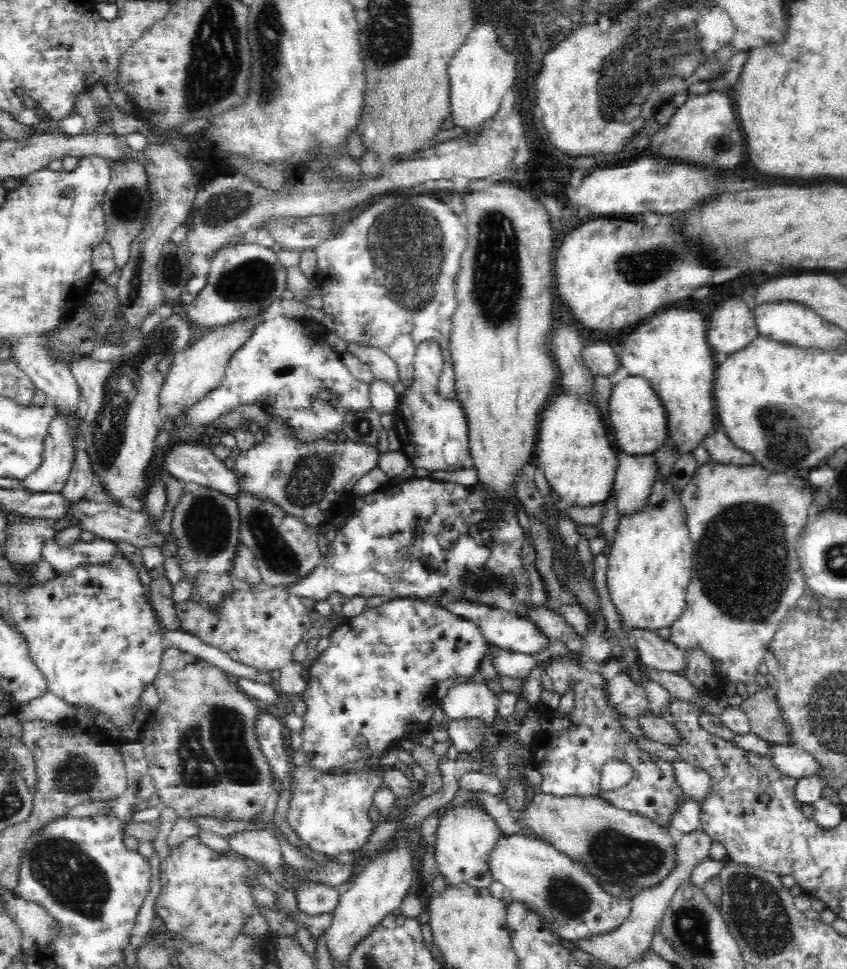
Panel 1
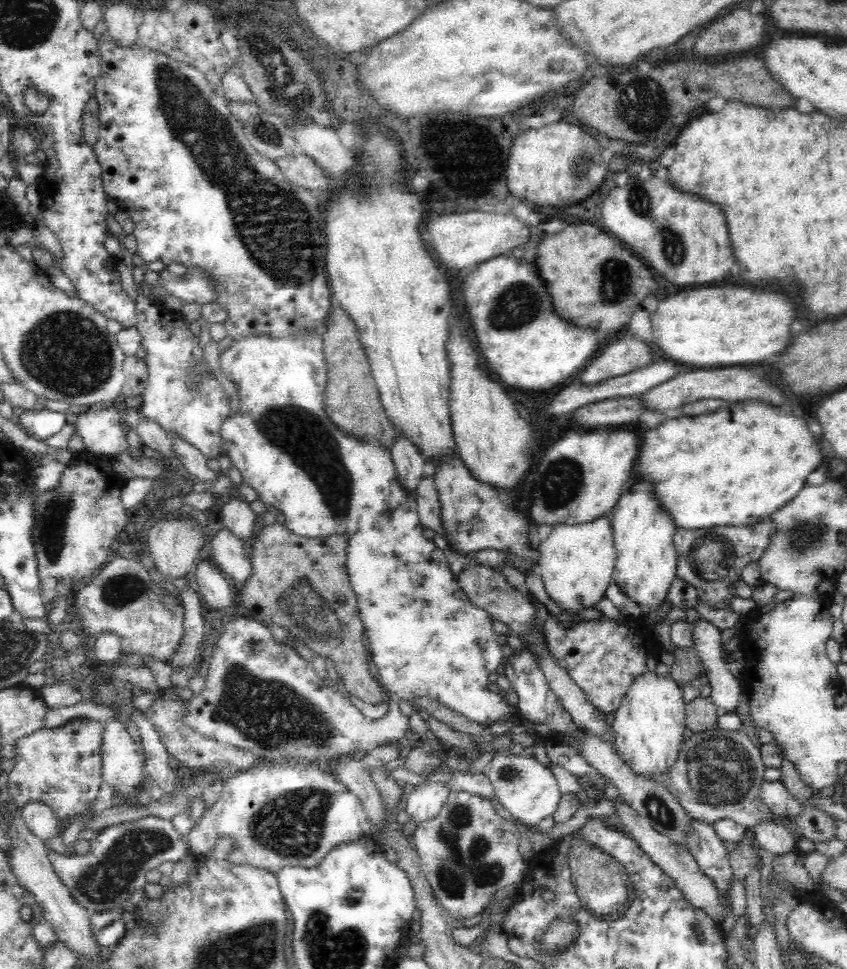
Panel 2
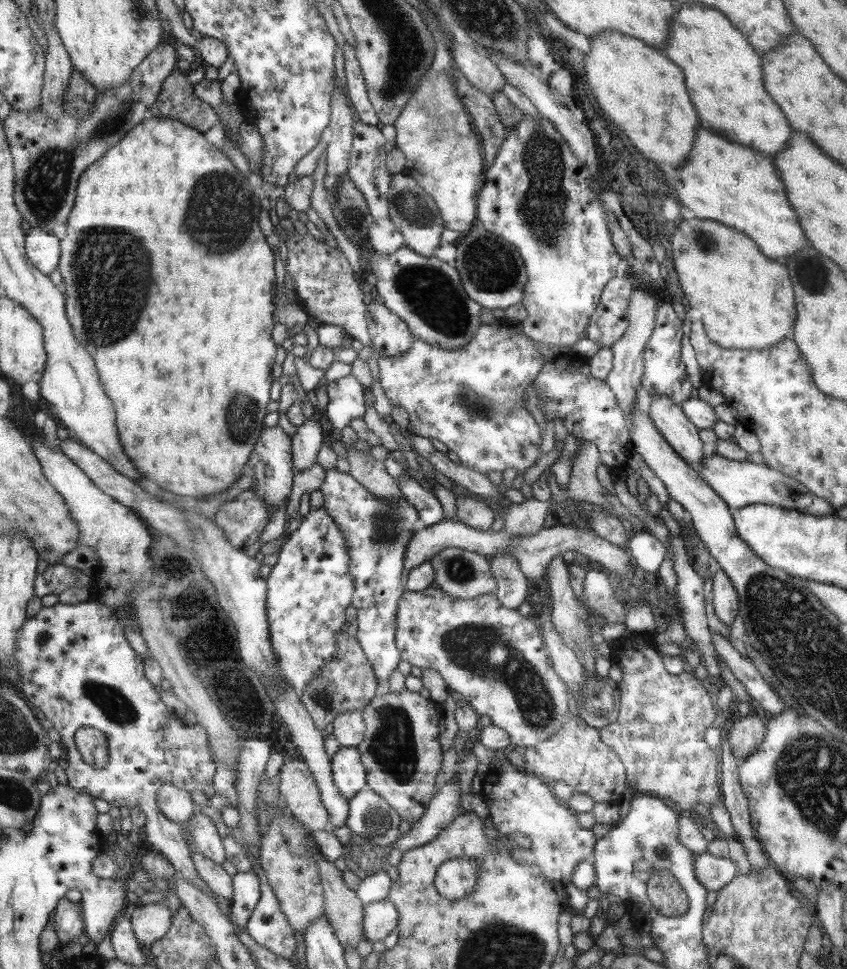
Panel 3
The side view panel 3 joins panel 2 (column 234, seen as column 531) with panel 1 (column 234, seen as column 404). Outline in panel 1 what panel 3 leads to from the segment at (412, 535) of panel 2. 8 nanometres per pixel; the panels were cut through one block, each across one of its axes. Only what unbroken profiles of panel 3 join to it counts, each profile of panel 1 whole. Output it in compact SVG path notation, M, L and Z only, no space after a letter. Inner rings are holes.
M272 312L261 322L258 322L249 339L230 356L222 383L189 408L183 425L175 428L170 434L169 444L201 443L202 434L206 432L207 428L222 429L222 426L215 426L216 422L225 413L232 412L239 406L258 406L260 410L264 410L267 416L272 414L274 417L280 417L284 424L293 429L297 439L303 442L313 442L326 437L335 438L338 432L343 432L345 429L345 416L348 413L372 409L370 386L356 380L348 372L348 367L342 363L342 358L338 356L338 352L334 352L332 346L318 342L316 334L306 332L308 326L310 324L287 318L277 312ZM282 338L292 346L292 350L282 350ZM320 391L330 391L332 398L323 400L317 396Z

